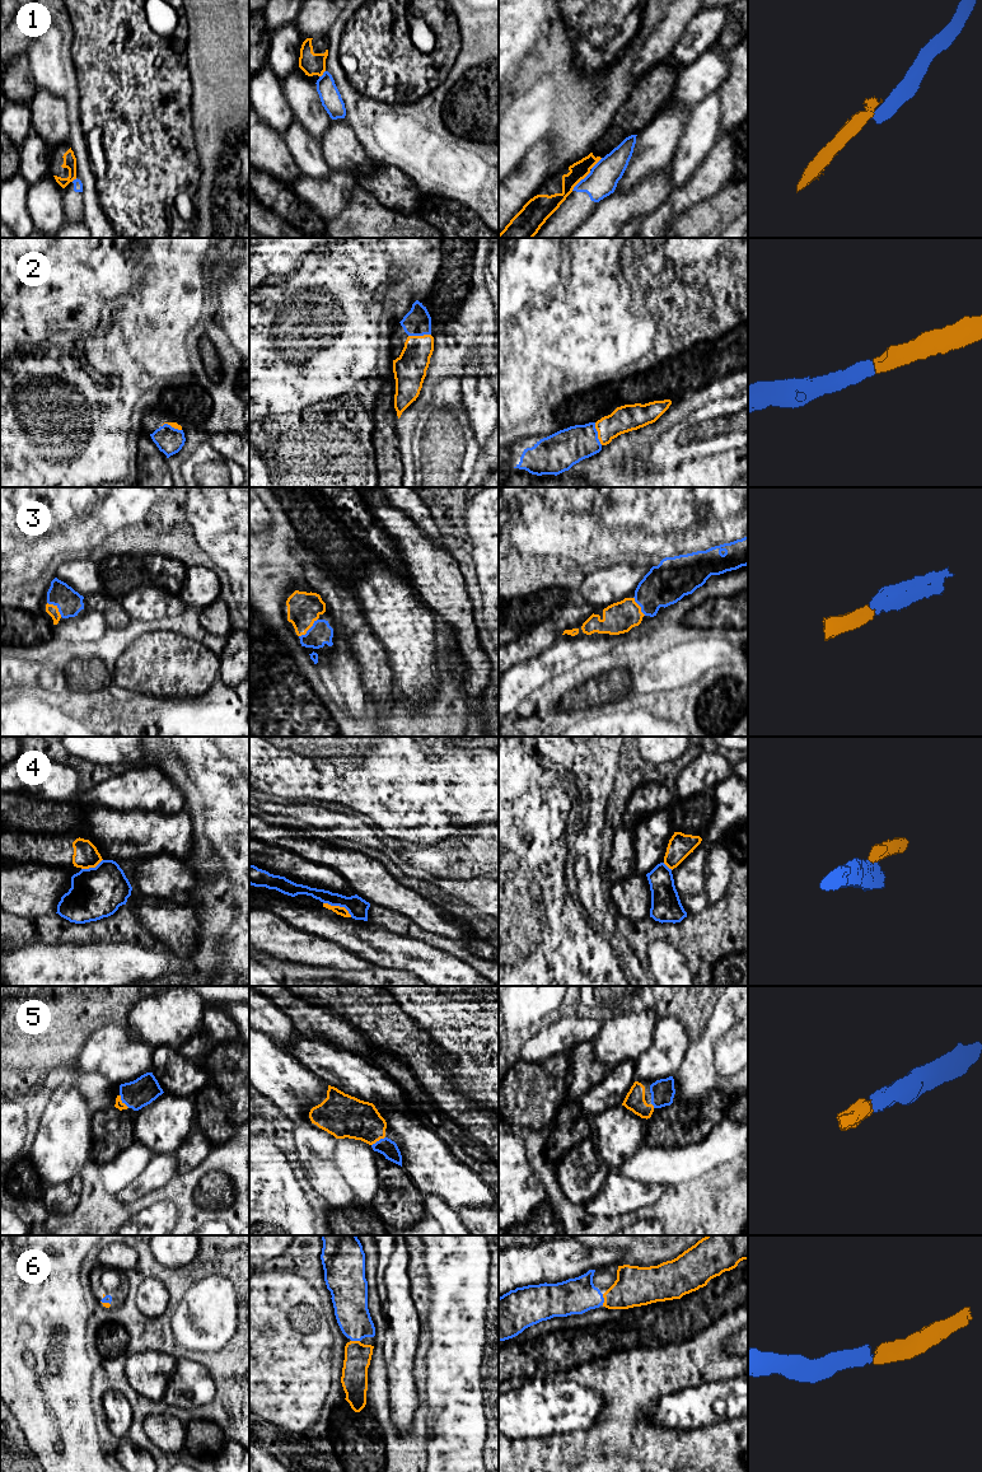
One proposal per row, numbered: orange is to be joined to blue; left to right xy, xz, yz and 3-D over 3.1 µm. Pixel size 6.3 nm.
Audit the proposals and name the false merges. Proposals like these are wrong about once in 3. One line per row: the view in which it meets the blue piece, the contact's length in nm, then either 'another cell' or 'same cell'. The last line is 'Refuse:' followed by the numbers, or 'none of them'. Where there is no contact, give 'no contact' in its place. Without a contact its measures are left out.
1: yz | 180 nm | another cell
2: xz | 140 nm | same cell
3: xz | 170 nm | same cell
4: xz | 200 nm | another cell
5: xy | 110 nm | same cell
6: yz | 70 nm | same cell
Refuse: 1, 4

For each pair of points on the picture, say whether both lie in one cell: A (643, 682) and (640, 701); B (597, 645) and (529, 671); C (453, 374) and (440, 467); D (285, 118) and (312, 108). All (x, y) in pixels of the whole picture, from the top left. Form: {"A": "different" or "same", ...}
{"A": "different", "B": "same", "C": "same", "D": "different"}

